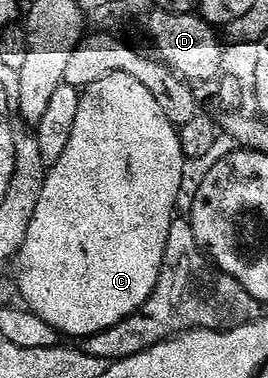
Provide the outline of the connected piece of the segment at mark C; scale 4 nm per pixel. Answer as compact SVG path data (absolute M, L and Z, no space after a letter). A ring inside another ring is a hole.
M105 73L101 79L97 79L82 90L77 107L77 123L73 123L73 131L69 135L69 143L61 159L57 159L57 163L46 170L46 177L43 180L42 189L38 191L27 234L17 254L17 262L19 261L18 296L20 298L23 296L27 300L26 308L30 312L45 319L45 323L53 326L60 335L67 336L68 333L71 337L86 339L92 337L94 333L105 331L124 321L129 314L138 313L139 308L147 302L149 295L154 291L159 273L163 269L163 256L169 227L177 213L175 201L178 198L185 160L179 142L179 132L176 126L169 123L169 119L165 119L165 115L157 107L157 99L153 99L153 94L142 83L137 83L133 75Z

